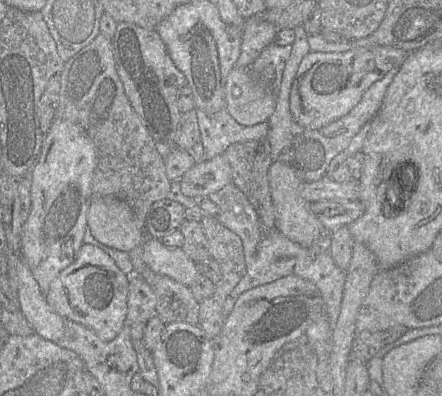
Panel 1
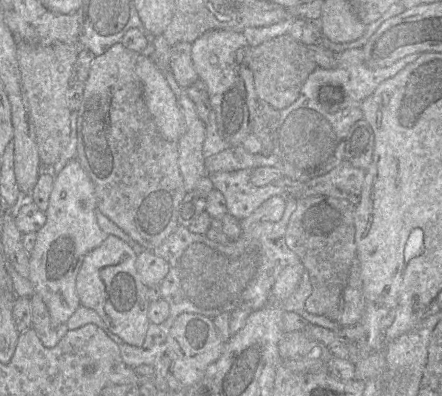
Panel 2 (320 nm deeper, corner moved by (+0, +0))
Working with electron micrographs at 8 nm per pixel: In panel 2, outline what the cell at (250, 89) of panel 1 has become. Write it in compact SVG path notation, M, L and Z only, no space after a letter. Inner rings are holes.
M290 33L265 41L258 46L249 46L245 51L244 62L253 74L258 100L265 101L278 110L286 108L298 98L309 74L319 67L308 47L295 40Z

